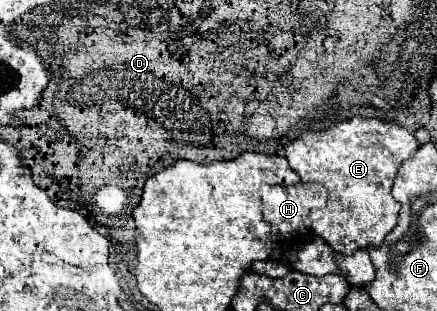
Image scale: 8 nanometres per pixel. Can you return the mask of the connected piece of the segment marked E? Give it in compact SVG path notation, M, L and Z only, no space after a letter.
M353 117L349 121L337 123L329 127L327 131L305 131L301 137L285 145L285 157L289 161L289 167L307 183L319 183L329 191L329 201L325 209L319 209L311 213L311 229L323 237L333 251L351 255L355 249L365 249L369 245L383 243L385 235L395 227L395 221L399 217L399 201L391 195L393 179L403 165L403 161L411 159L413 153L419 149L419 143L415 135L401 125L385 123L379 119L365 119L365 117Z

